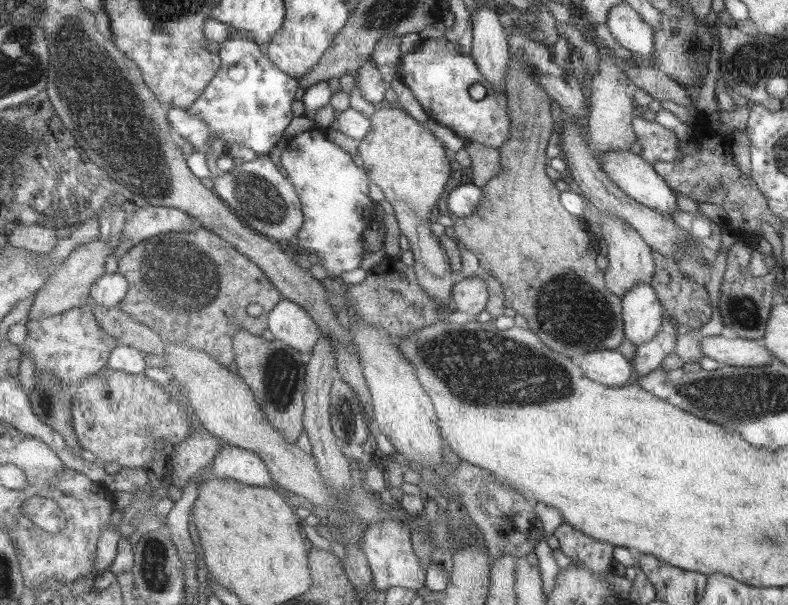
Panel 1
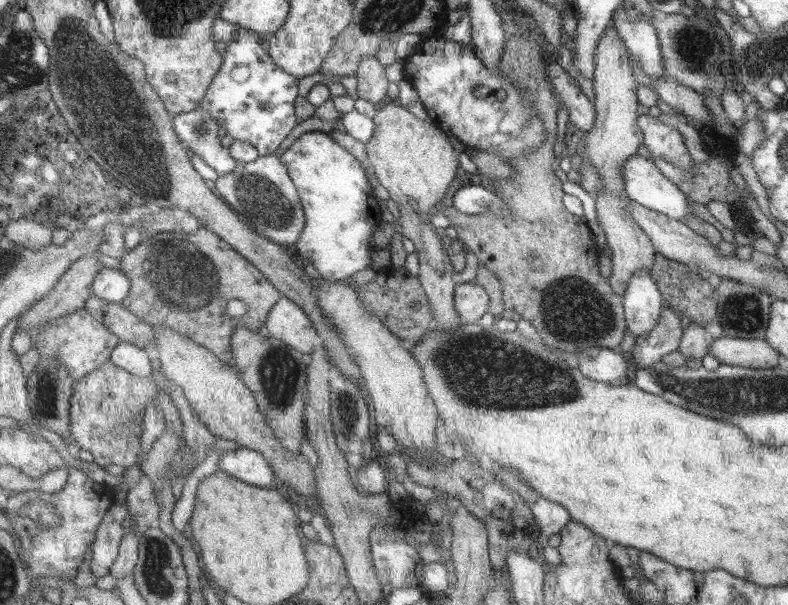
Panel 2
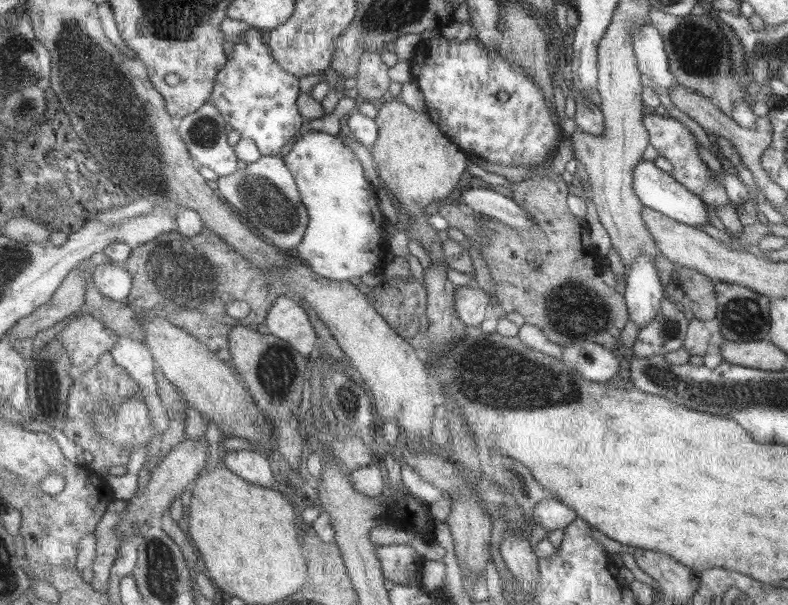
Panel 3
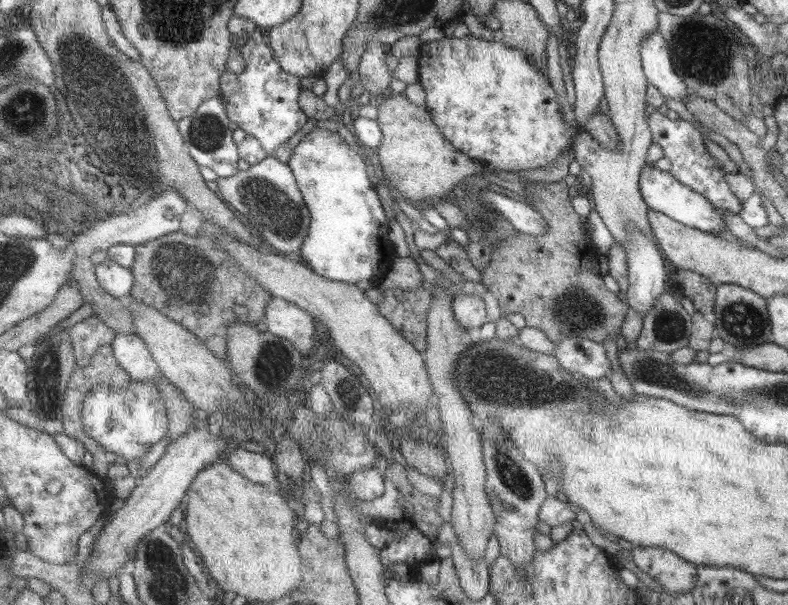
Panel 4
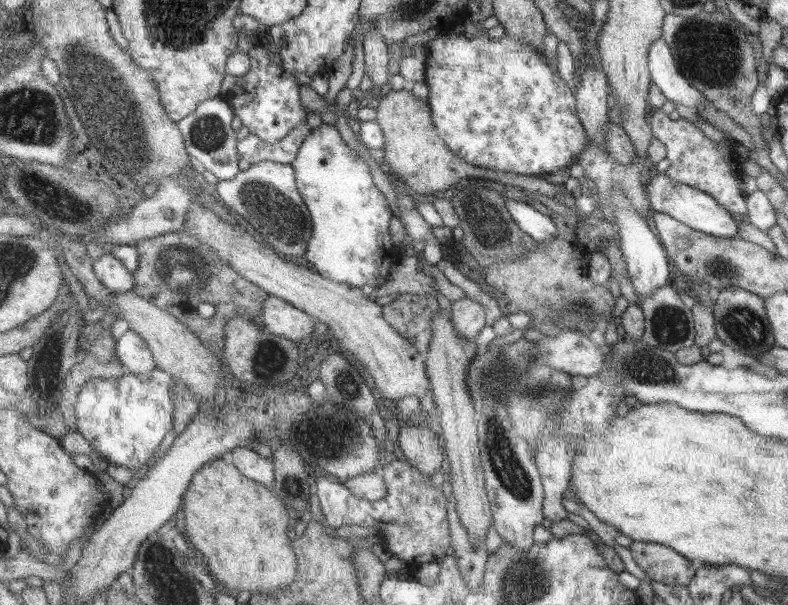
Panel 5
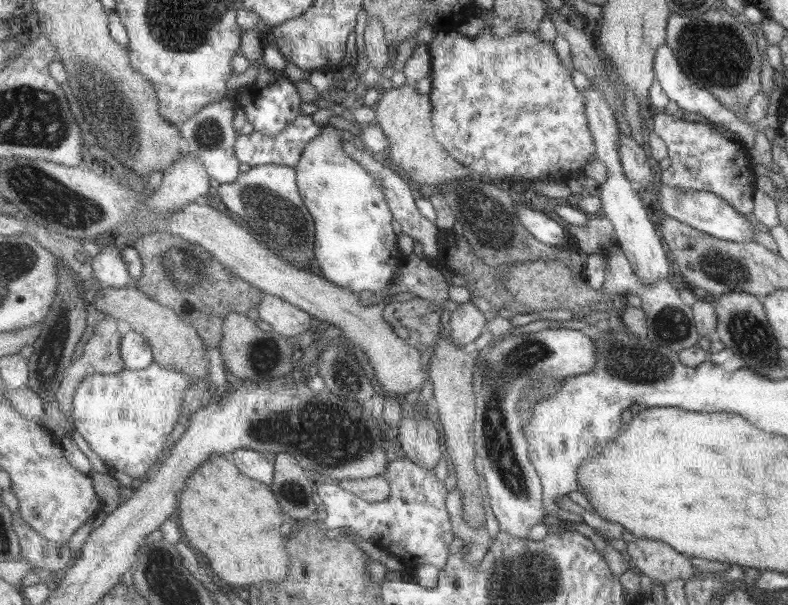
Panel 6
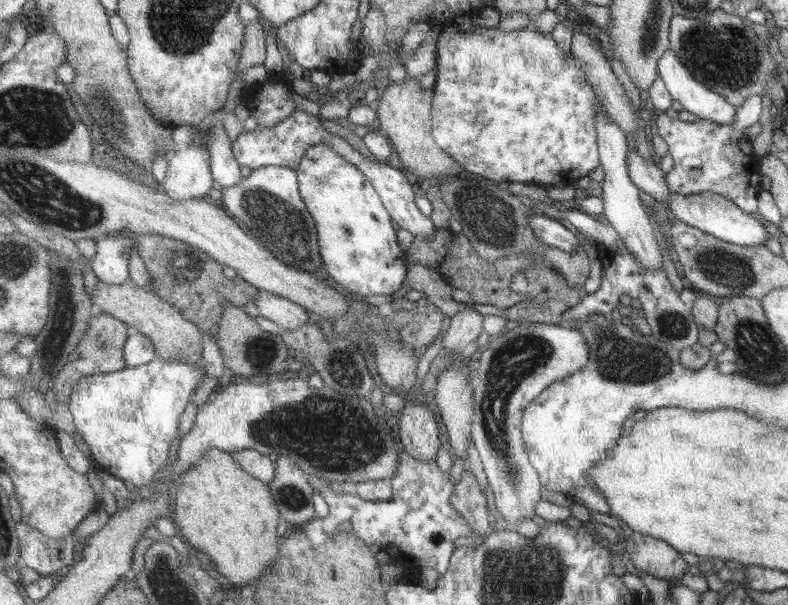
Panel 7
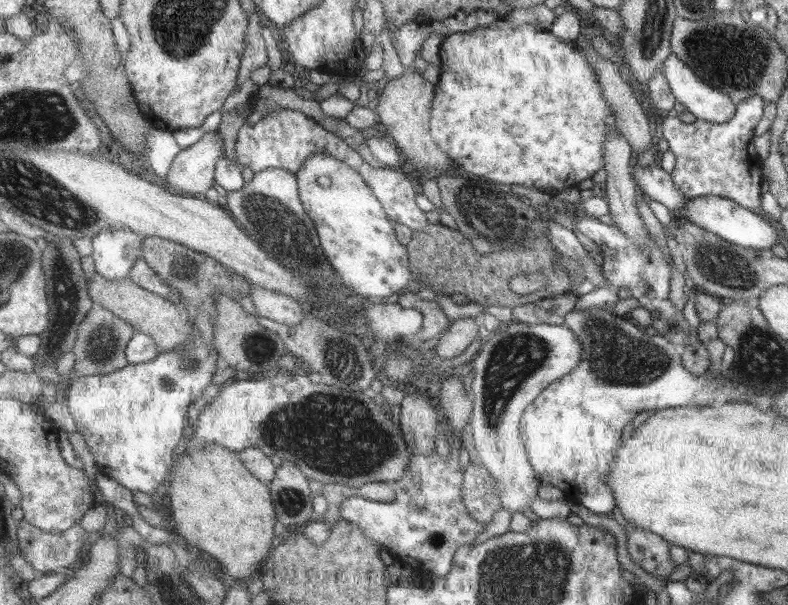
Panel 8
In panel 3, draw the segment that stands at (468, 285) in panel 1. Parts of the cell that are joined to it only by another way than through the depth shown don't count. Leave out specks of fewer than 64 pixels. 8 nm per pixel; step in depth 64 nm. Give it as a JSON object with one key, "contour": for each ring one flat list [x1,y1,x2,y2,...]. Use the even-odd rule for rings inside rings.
{"contour":[[459,288,457,290,457,314,467,326,481,326,489,316,489,306,491,306,491,296,485,294,485,290,477,288]]}

